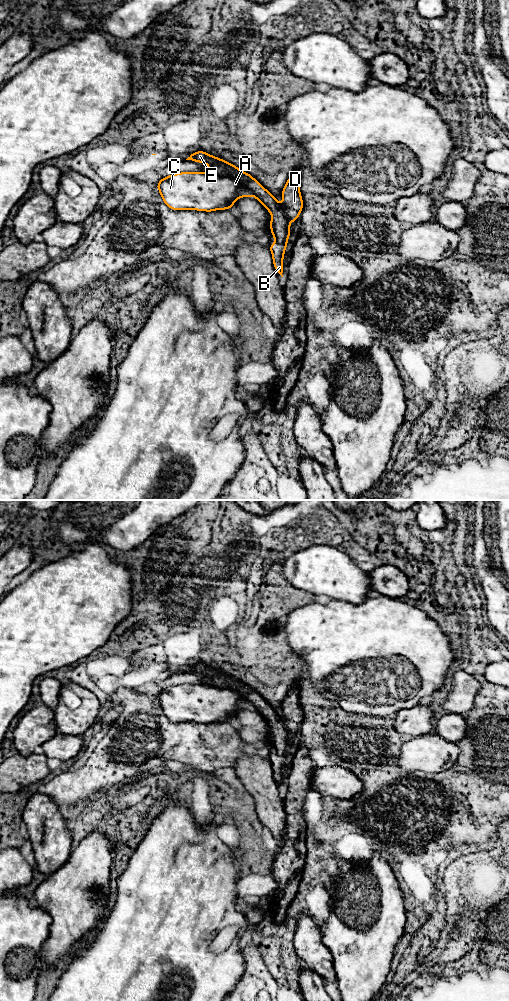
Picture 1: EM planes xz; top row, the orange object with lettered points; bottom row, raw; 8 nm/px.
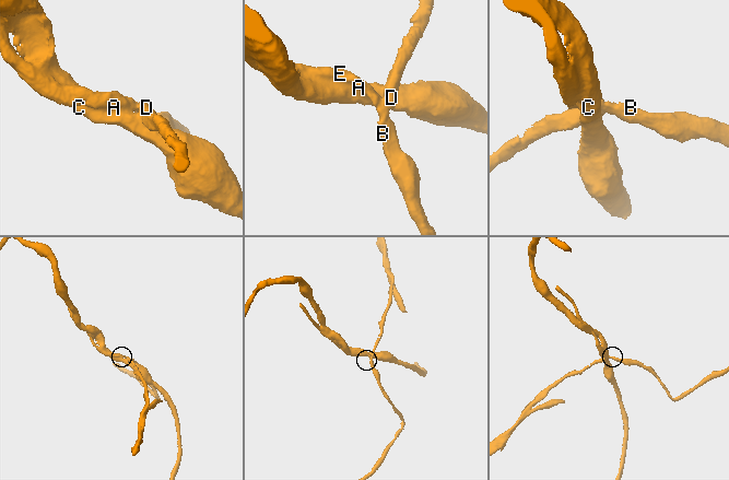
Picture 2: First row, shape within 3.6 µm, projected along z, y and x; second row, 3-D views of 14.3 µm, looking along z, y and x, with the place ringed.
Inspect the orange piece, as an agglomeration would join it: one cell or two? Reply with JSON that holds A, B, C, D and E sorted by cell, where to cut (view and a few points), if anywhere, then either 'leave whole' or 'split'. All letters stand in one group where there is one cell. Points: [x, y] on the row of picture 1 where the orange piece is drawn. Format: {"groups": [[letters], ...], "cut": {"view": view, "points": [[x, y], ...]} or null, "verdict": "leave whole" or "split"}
{"groups": [["A", "B", "C", "E"], ["D"]], "cut": {"view": "xz", "points": [[281, 206], [290, 221]]}, "verdict": "split"}

